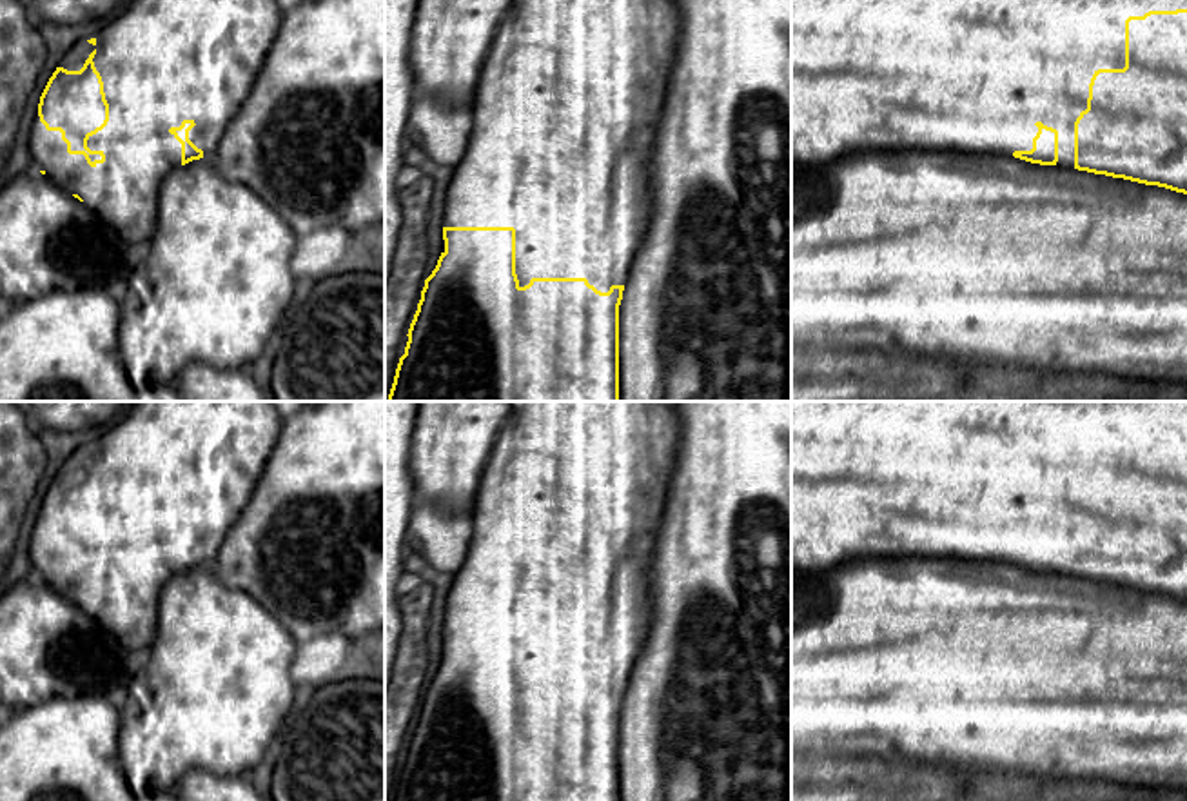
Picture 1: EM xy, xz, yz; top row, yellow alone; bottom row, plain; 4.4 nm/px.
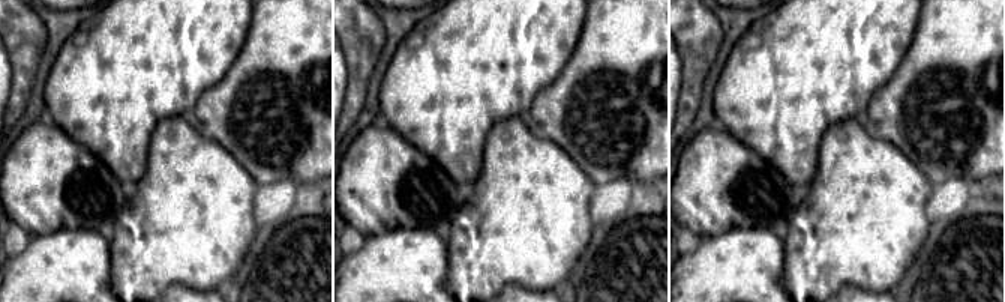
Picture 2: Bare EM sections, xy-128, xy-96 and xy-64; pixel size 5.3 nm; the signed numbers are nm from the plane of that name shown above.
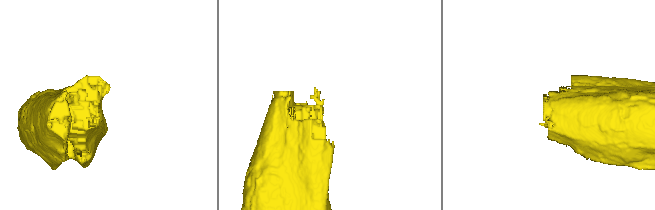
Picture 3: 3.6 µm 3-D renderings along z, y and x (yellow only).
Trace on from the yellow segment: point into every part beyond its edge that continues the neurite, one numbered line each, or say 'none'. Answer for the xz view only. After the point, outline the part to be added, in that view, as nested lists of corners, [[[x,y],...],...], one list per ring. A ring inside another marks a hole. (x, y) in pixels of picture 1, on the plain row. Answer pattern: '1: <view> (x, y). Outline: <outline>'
1: xz (565, 516). Outline: [[[508,401],[510,416],[503,423],[486,467],[481,474],[474,507],[470,510],[474,532],[468,554],[454,574],[446,598],[443,634],[514,634],[515,681],[519,694],[532,685],[586,685],[601,699],[612,692],[626,692],[635,659],[639,658],[650,628],[652,592],[650,563],[655,532],[661,523],[673,472],[681,421],[675,401]]]

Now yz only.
1: yz (973, 480). Outline: [[[791,401],[791,570],[902,556],[1013,563],[1033,556],[1042,529],[1058,538],[1056,572],[1074,576],[1074,529],[1087,516],[1091,485],[1098,476],[1125,474],[1125,427],[1176,416],[1187,416],[1187,401]]]

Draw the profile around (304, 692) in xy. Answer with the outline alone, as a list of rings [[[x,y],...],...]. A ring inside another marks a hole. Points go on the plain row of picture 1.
[[[294,683],[294,703],[290,717],[301,714],[307,708],[316,690],[318,687],[314,687],[312,683]]]

